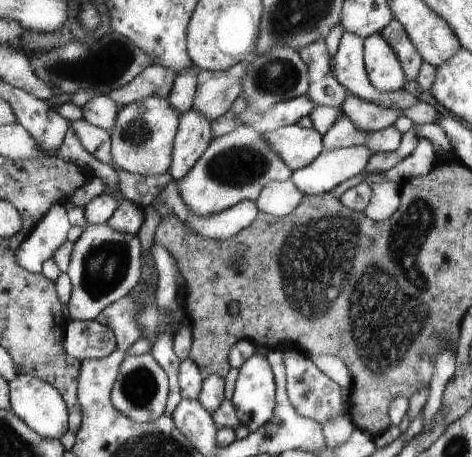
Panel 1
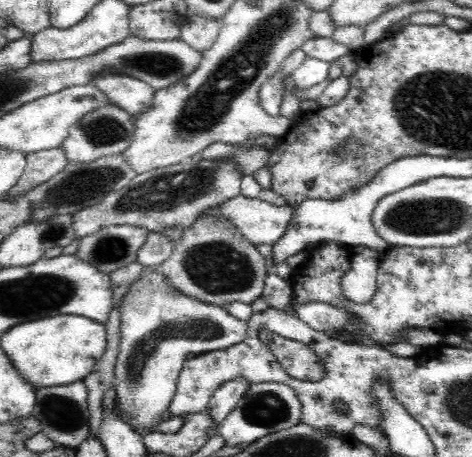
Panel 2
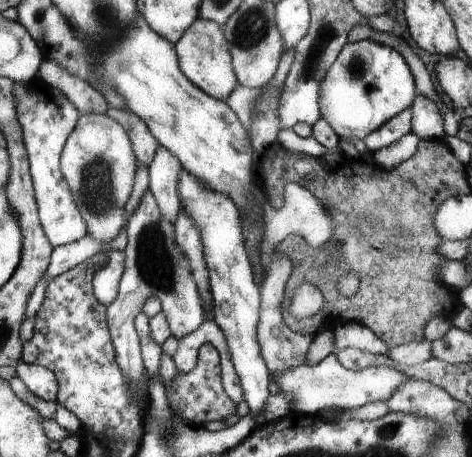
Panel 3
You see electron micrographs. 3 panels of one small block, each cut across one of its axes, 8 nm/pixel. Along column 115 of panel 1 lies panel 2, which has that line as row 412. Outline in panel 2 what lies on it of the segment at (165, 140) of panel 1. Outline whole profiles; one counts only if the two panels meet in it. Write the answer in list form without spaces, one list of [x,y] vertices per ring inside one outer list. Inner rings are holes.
[[[150,268],[132,282],[120,304],[120,356],[114,370],[116,416],[142,438],[158,432],[166,420],[170,402],[178,388],[178,378],[190,354],[208,354],[238,346],[248,338],[248,324],[234,318],[220,306],[184,296]]]

